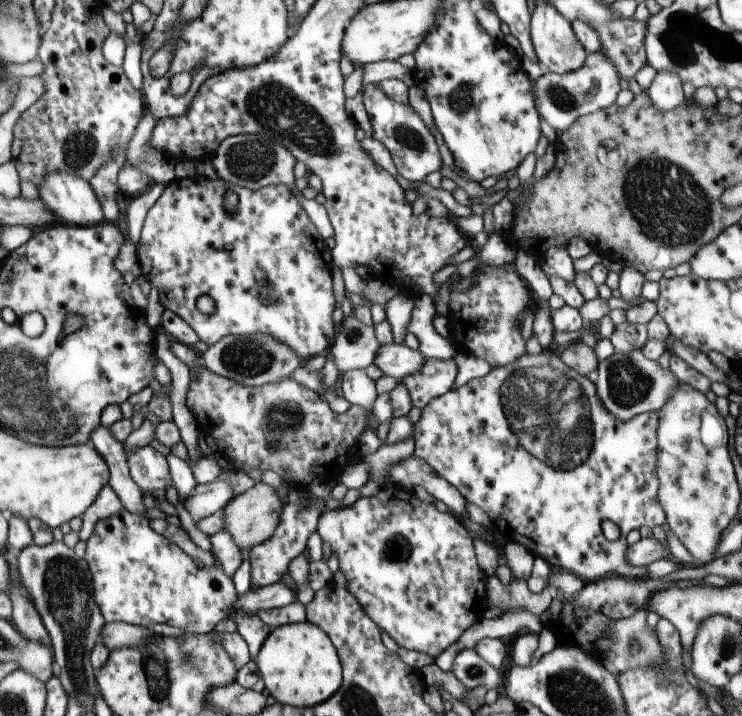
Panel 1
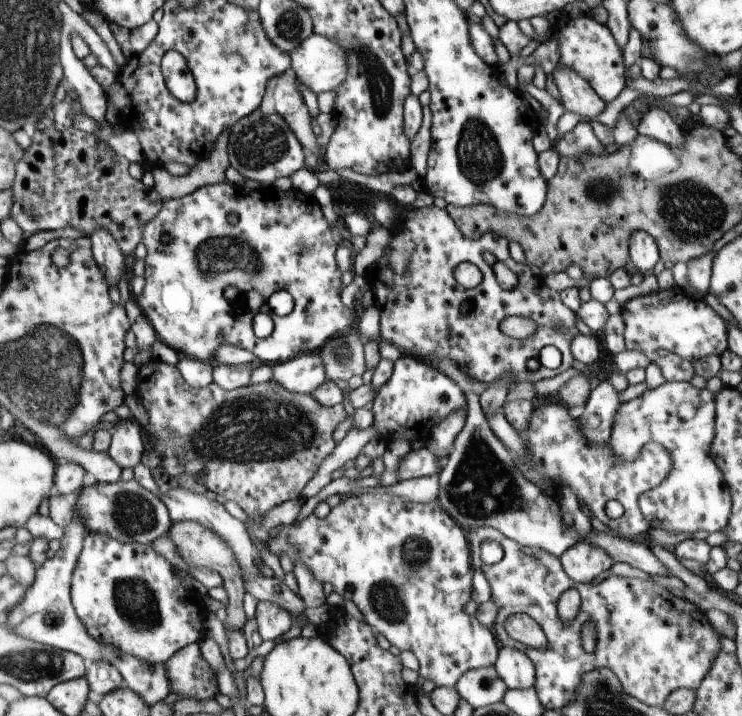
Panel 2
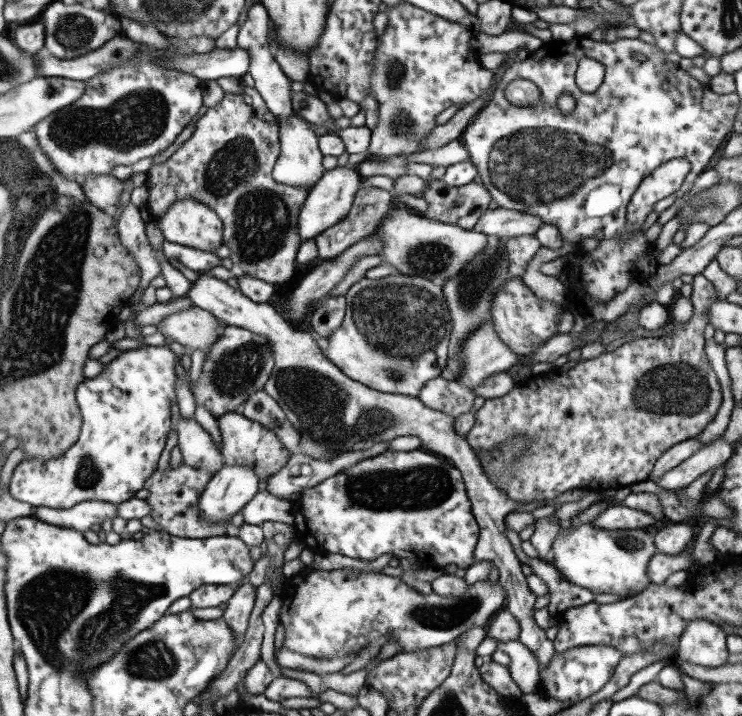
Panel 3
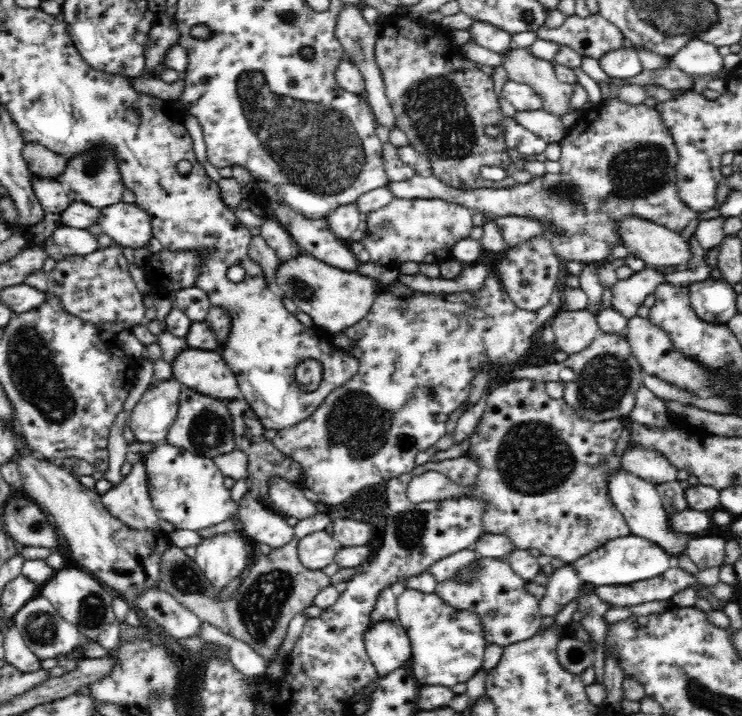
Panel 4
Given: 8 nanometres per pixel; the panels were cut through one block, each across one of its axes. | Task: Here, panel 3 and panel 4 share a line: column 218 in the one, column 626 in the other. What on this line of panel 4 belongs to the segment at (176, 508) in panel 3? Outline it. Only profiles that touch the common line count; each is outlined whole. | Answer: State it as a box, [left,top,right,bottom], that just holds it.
[407,379,630,563]

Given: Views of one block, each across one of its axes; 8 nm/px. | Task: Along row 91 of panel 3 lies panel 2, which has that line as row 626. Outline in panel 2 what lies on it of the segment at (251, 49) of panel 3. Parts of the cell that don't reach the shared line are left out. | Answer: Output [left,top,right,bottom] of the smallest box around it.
[256,601,293,647]

